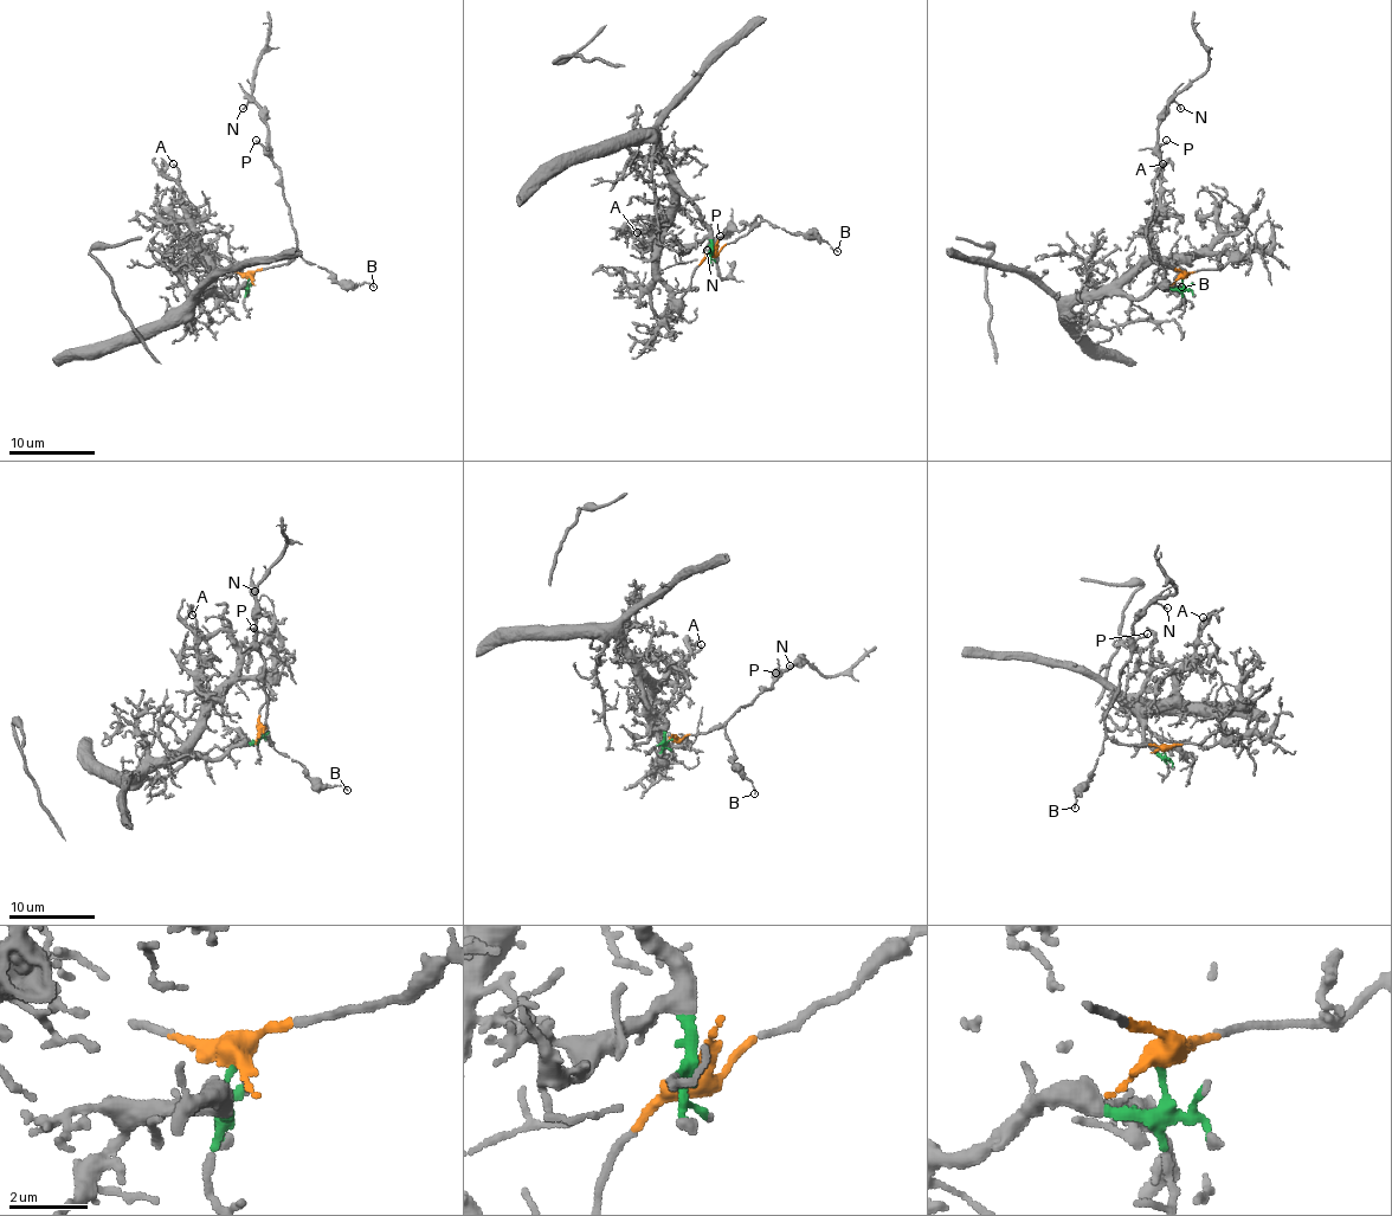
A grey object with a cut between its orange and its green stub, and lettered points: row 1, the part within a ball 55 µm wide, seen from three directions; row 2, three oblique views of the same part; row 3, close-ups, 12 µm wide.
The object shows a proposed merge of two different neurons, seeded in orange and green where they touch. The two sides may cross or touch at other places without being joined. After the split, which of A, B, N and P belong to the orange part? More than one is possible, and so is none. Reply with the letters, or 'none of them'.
B, N, P

